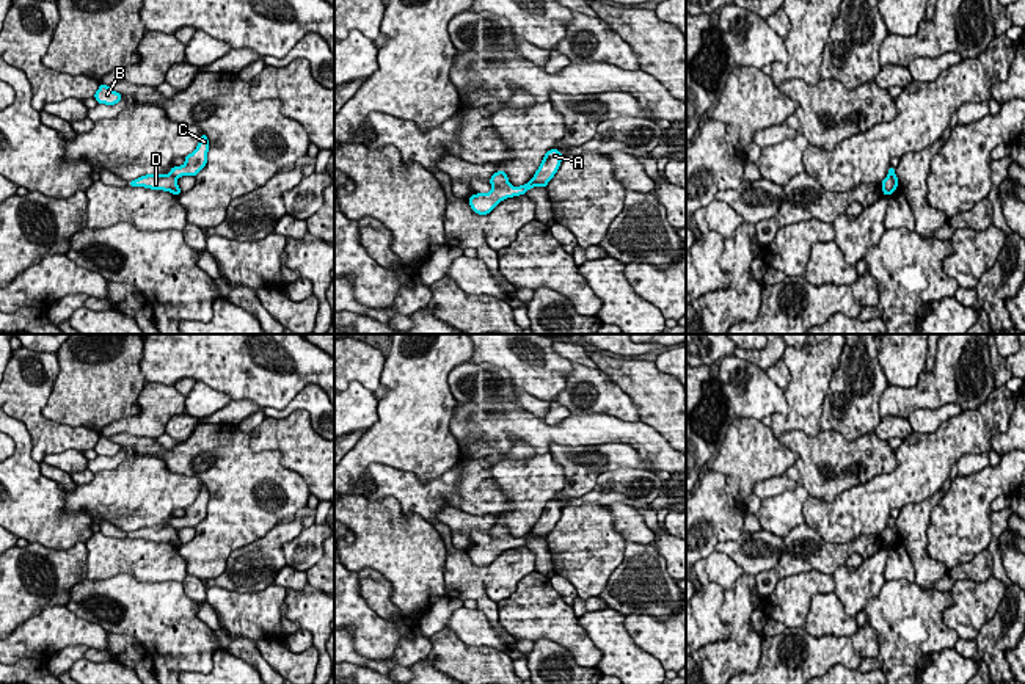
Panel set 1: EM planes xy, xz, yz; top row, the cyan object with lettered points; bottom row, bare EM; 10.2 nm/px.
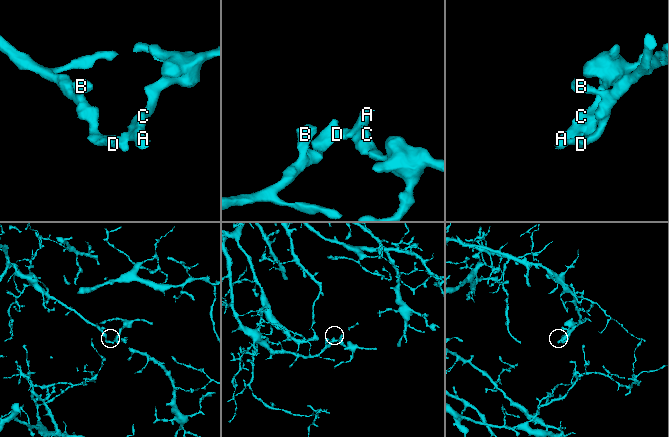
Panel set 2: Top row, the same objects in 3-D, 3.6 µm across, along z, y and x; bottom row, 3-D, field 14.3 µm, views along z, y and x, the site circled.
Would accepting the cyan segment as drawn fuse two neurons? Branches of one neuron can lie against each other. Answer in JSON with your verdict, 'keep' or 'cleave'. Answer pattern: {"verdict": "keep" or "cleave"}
{"verdict": "cleave"}

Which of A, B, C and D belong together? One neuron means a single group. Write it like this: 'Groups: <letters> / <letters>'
Groups: A C / B D

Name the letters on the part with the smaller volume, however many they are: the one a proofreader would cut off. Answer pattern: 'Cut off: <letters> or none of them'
Cut off: A, C

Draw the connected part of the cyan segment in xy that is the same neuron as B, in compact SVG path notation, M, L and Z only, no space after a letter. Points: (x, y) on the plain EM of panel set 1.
M100 435L99 441L94 446L94 450L97 452L97 455L115 457L122 450L122 446Z

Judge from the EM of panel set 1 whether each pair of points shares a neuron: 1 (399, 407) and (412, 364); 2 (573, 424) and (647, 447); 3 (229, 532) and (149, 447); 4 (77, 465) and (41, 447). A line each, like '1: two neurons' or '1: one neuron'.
1: one neuron
2: one neuron
3: one neuron
4: two neurons

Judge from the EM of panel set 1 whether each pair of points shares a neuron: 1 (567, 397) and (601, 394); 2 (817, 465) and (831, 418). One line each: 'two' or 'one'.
1: one
2: two

